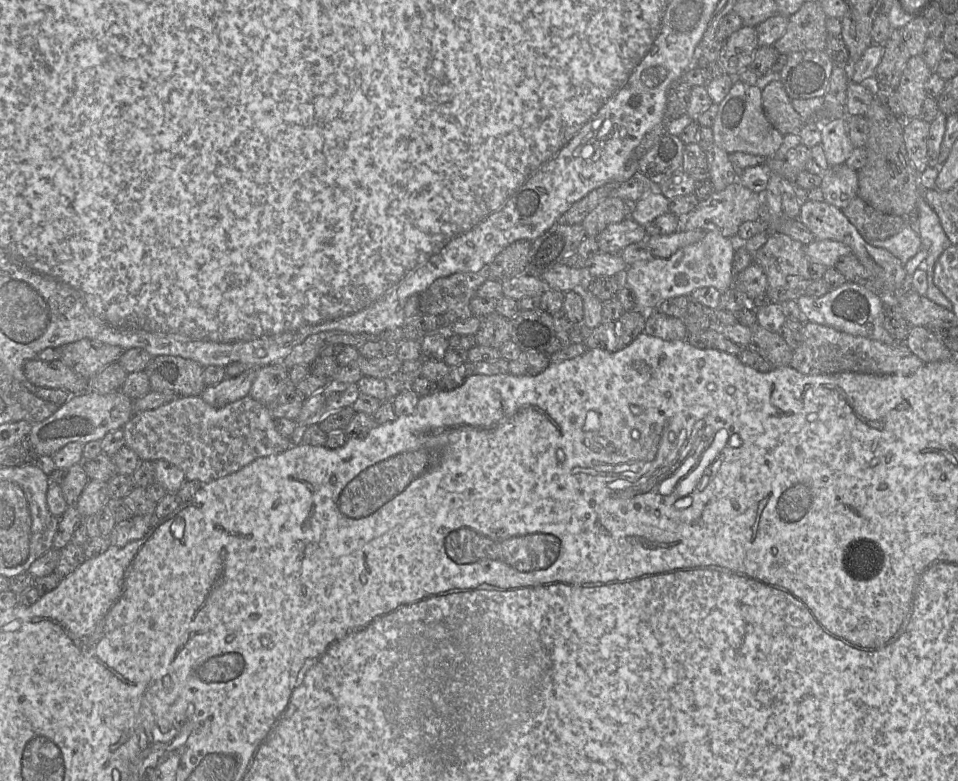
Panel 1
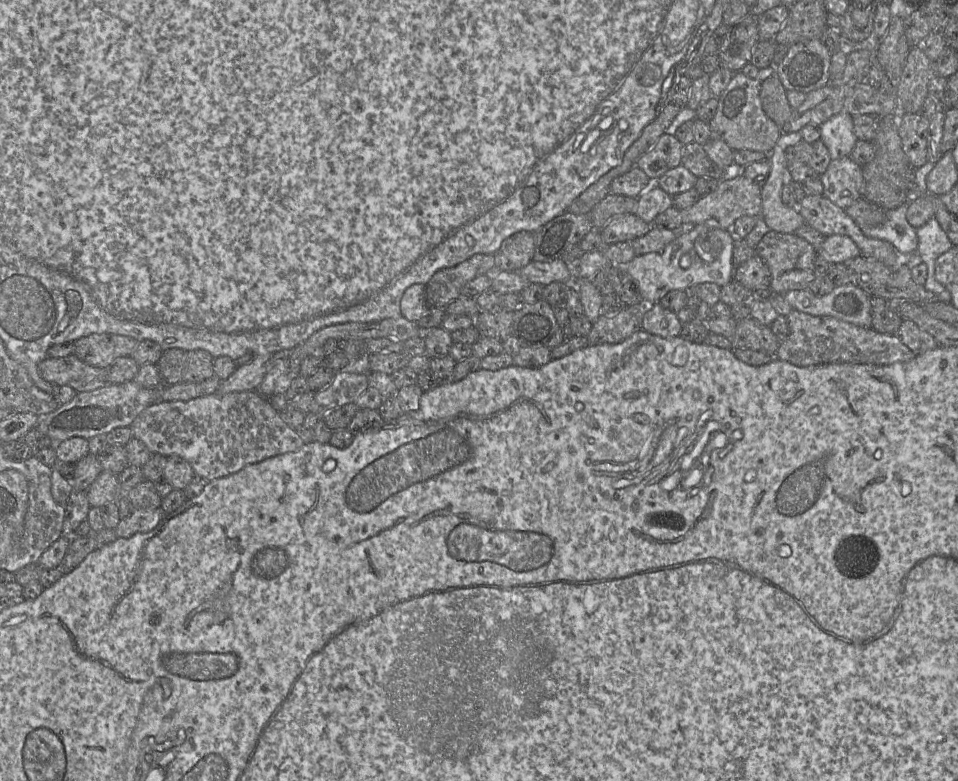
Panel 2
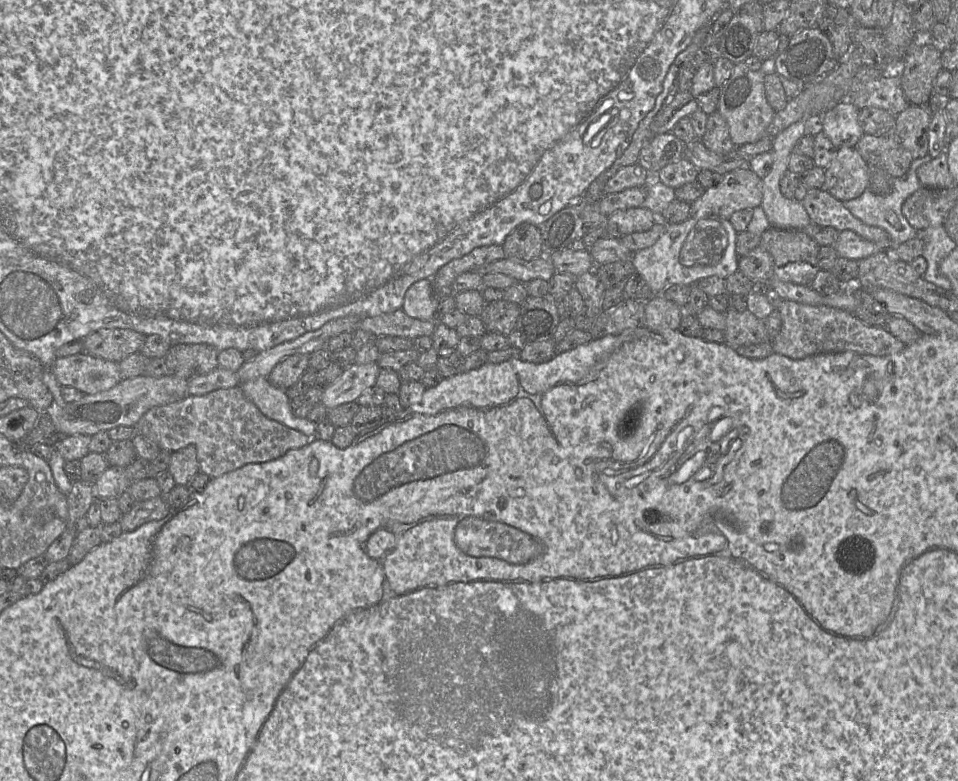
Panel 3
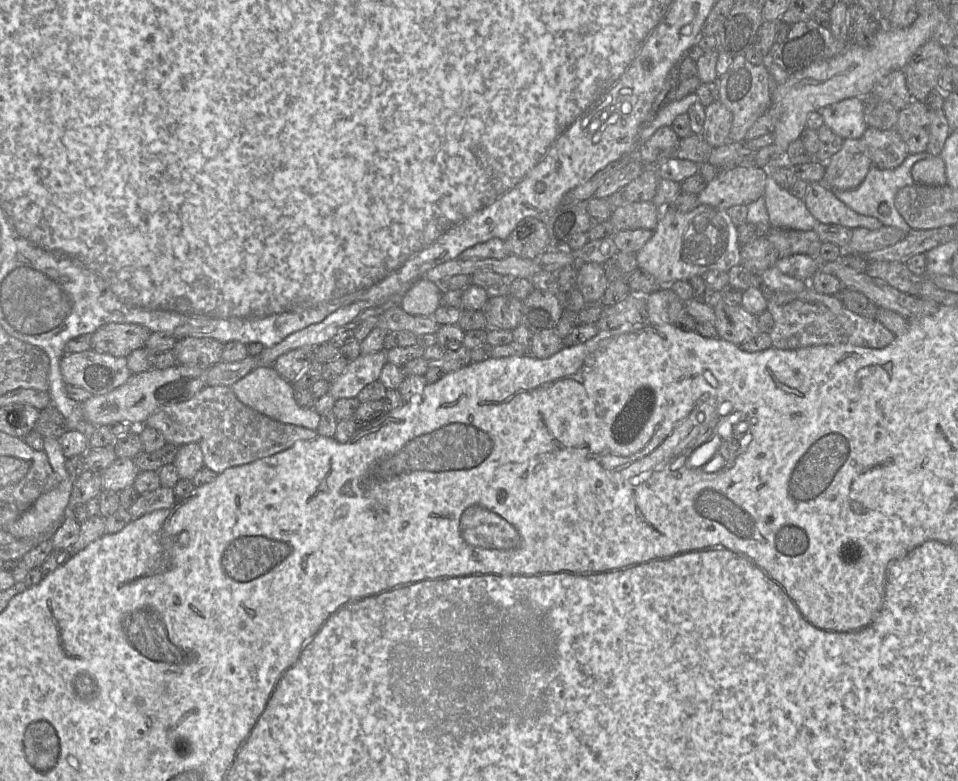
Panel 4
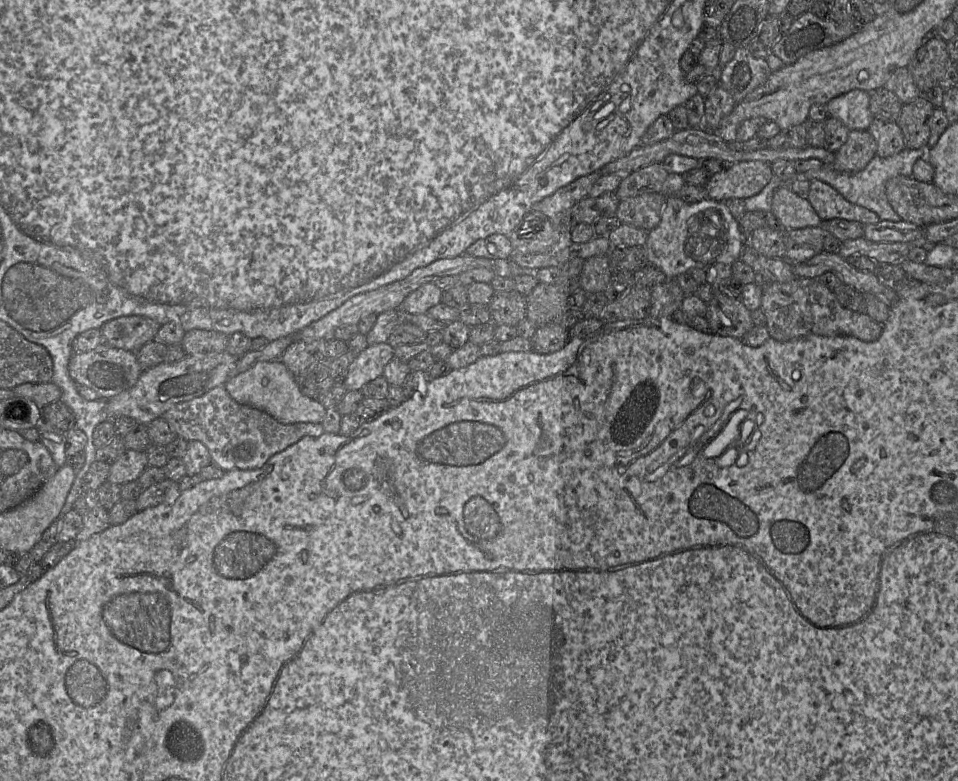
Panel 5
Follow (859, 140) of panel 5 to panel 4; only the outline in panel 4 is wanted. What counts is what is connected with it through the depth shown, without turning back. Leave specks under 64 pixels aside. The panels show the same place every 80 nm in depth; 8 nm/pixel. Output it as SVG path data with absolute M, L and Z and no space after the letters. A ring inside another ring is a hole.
M862 138L845 139L841 149L825 164L823 183L831 189L851 190L865 179L872 166Z

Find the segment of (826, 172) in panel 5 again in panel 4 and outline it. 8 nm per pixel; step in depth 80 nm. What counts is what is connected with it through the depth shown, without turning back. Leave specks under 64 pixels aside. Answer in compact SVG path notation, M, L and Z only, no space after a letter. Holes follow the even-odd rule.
M927 151L918 154L909 154L903 163L894 169L880 169L872 165L864 181L857 188L851 190L832 189L832 192L839 200L841 200L856 213L874 217L883 225L897 227L908 234L912 231L912 229L897 211L894 203L895 196L901 188L913 185L915 183L912 177L913 165L920 160L929 159L931 157L933 156L931 156ZM882 203L886 203L889 207L890 212L888 215L882 215L879 212L879 207Z

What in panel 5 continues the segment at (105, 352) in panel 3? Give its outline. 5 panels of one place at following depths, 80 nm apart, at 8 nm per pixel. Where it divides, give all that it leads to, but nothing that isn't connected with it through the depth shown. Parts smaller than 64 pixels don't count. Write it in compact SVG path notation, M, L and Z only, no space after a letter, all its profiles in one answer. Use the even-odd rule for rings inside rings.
M138 315L121 316L106 322L100 329L104 343L116 348L136 352L154 340L162 325Z

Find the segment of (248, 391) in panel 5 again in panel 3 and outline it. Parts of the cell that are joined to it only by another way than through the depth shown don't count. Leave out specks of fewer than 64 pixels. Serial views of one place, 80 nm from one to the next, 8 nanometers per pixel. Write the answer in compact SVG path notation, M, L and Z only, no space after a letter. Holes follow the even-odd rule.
M259 377L241 382L239 387L266 417L298 430L312 440L316 440L317 424L308 418L299 418L293 415L286 391L271 384L268 378Z

